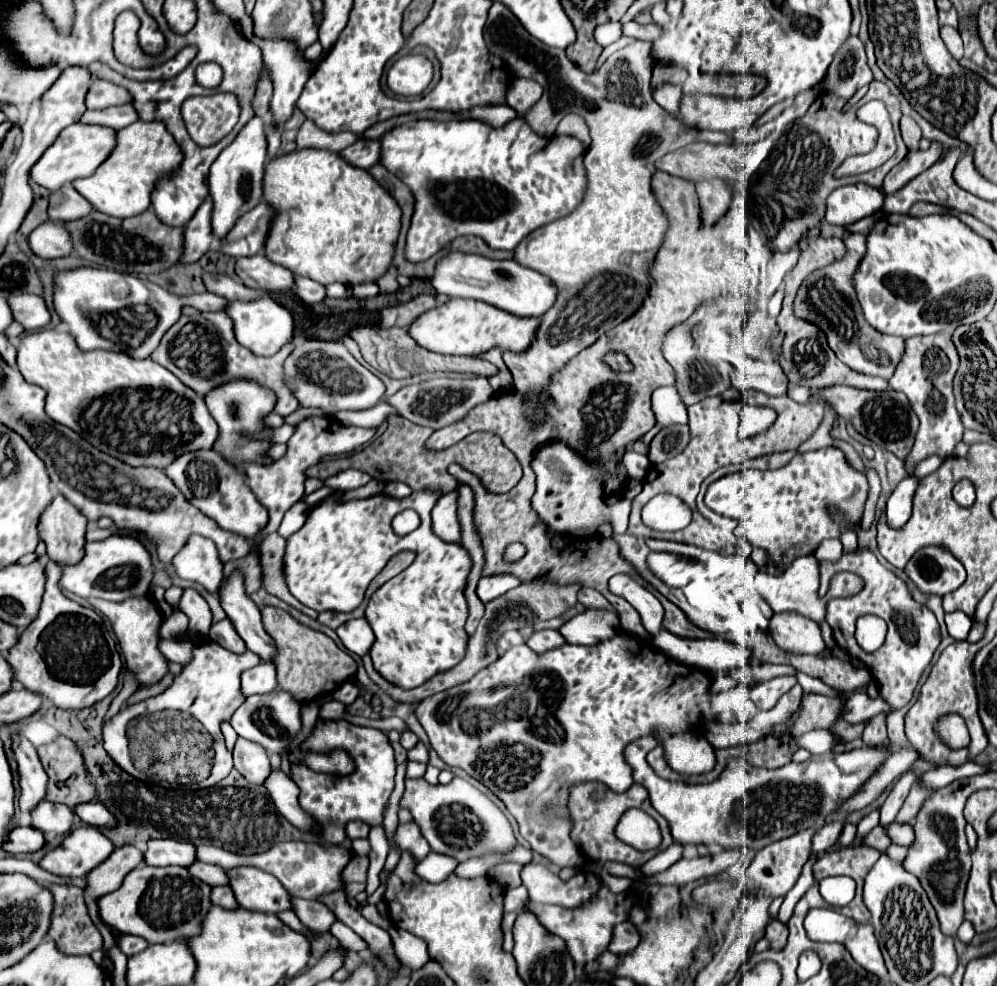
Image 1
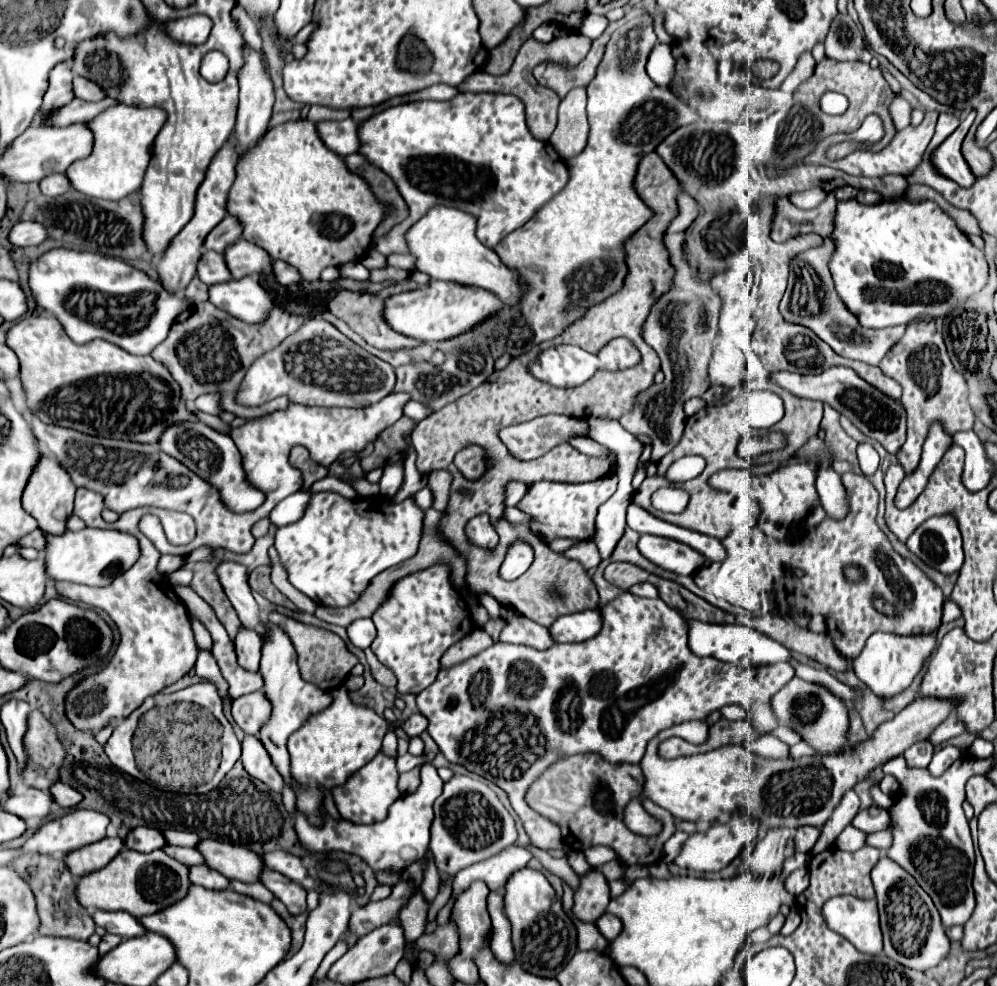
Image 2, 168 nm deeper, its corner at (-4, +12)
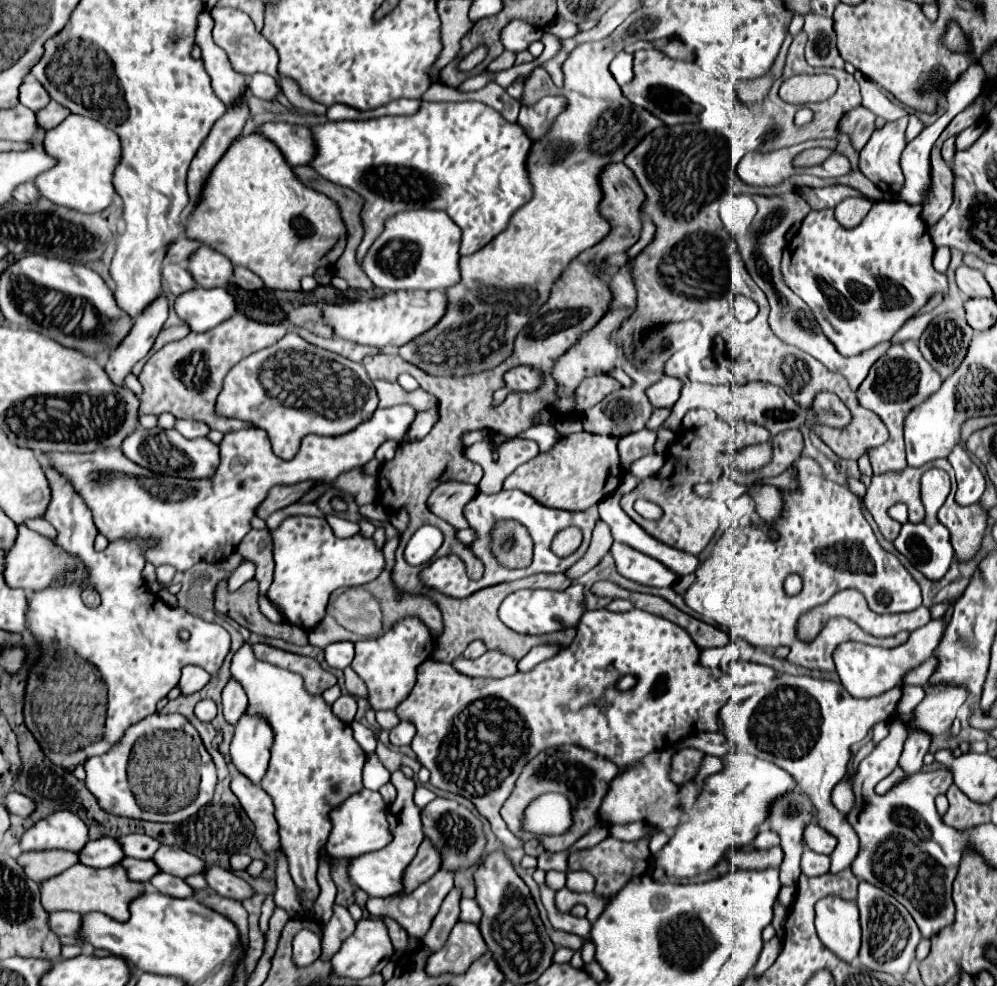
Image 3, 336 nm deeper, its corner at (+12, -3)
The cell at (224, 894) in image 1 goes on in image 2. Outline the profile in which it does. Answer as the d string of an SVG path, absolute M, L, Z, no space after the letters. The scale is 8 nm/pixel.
M190 866L188 878L192 884L200 884L210 890L224 890L228 888L228 878L220 876L220 872L212 872L208 866Z

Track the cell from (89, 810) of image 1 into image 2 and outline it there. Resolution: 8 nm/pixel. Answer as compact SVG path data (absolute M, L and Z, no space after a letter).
M56 782L50 786L50 796L56 804L60 804L64 808L72 808L82 800L82 796L74 788L70 788L68 784L62 784L62 782Z

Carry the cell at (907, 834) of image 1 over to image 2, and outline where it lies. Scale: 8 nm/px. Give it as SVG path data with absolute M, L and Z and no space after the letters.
M870 806L868 810L860 810L856 814L856 818L852 820L852 826L864 834L888 830L888 812L878 806Z

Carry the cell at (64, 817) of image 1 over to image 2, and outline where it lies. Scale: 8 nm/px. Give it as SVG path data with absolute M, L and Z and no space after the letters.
M26 788L20 794L10 794L4 802L4 810L28 820L28 818L46 818L50 812L52 796L48 792L40 792L36 788Z

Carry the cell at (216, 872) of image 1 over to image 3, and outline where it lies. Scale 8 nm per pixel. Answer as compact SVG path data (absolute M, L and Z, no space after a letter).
M124 859L122 861L124 867L128 867L128 875L136 881L142 881L142 883L148 883L152 879L152 875L160 873L160 867L156 867L156 863L152 861L142 861L142 859Z

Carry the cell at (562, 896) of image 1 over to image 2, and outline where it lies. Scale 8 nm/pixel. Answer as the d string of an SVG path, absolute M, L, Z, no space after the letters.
M592 868L590 874L582 878L580 888L574 894L572 914L580 922L596 922L606 912L608 902L610 902L608 882L596 868Z

